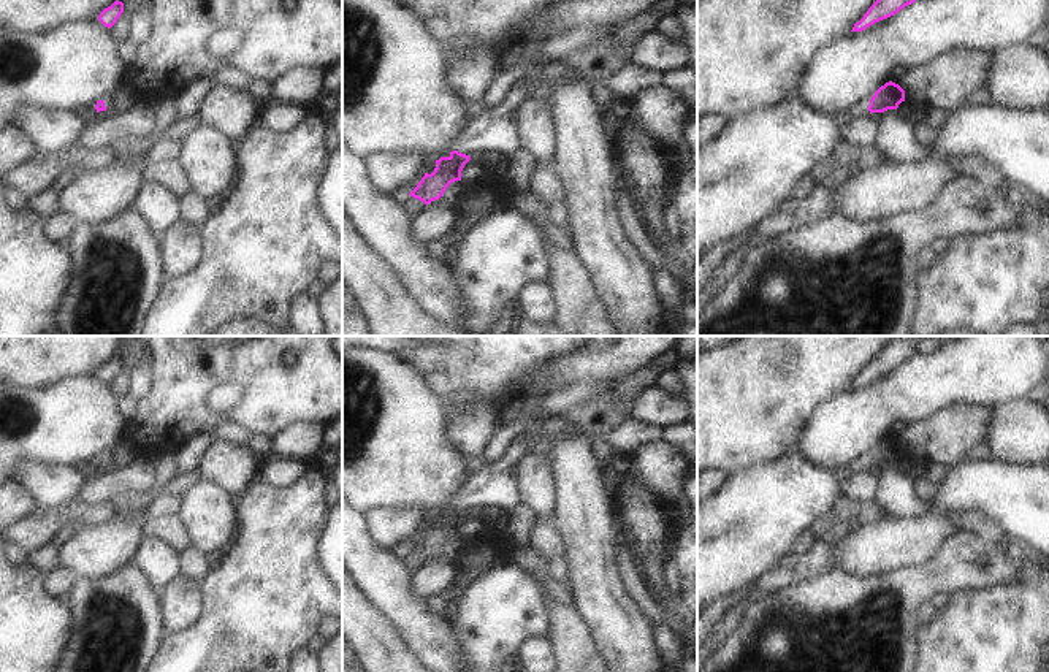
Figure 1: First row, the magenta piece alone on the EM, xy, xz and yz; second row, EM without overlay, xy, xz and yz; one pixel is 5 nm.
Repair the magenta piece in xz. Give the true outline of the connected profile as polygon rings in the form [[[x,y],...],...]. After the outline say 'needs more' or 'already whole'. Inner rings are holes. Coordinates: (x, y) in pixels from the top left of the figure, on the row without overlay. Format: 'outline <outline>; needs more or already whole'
outline [[[523,431],[507,447],[501,460],[471,474],[466,487],[436,515],[434,526],[431,529],[425,528],[409,550],[428,561],[431,556],[439,555],[452,537],[461,536],[461,526],[469,515],[477,515],[480,509],[490,506],[510,512],[515,506],[521,504],[520,464],[528,453],[542,447],[544,441]]]; needs more

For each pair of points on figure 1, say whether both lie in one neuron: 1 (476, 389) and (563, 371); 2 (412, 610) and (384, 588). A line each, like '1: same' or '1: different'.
1: different
2: same

